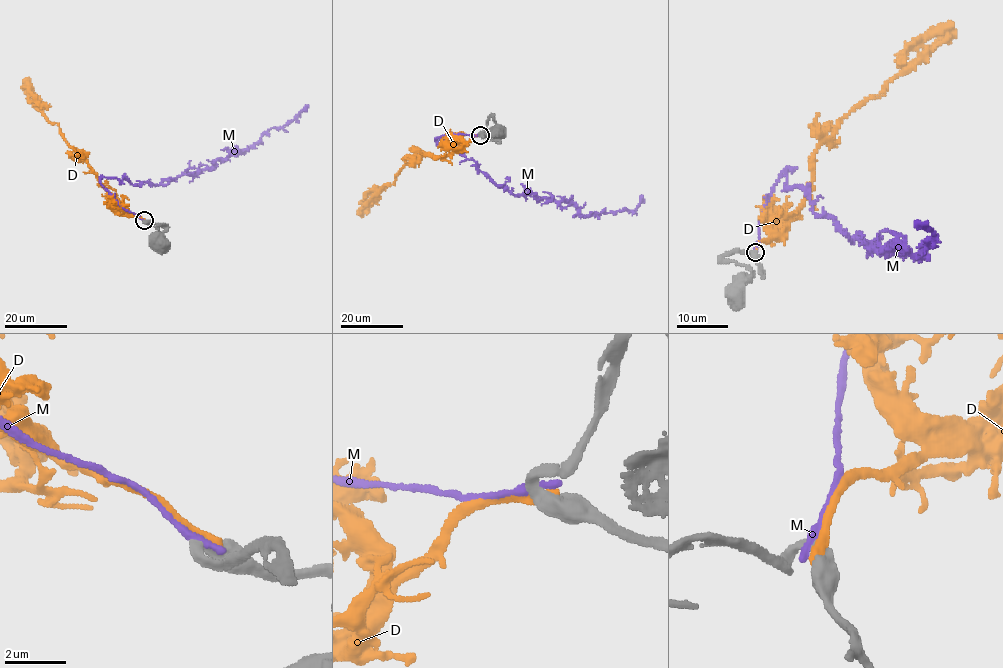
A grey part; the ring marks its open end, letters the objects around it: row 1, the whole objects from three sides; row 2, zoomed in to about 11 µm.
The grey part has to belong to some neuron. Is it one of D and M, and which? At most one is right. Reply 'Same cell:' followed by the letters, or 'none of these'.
Same cell: D

